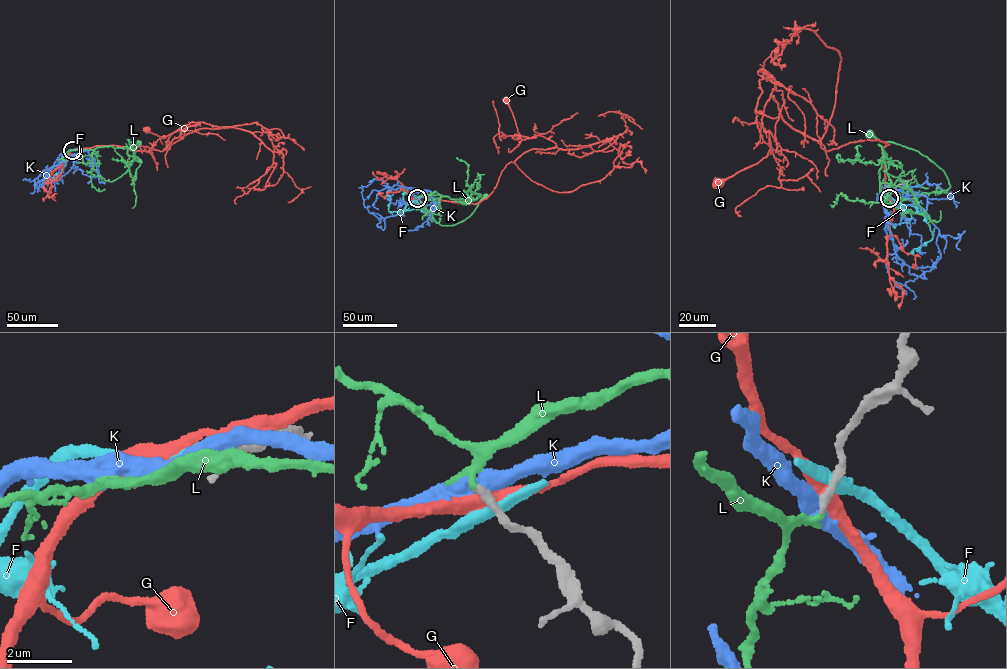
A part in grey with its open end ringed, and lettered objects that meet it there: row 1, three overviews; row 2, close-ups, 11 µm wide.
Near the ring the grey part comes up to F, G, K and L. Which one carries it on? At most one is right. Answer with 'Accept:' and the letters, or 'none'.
Accept: L

